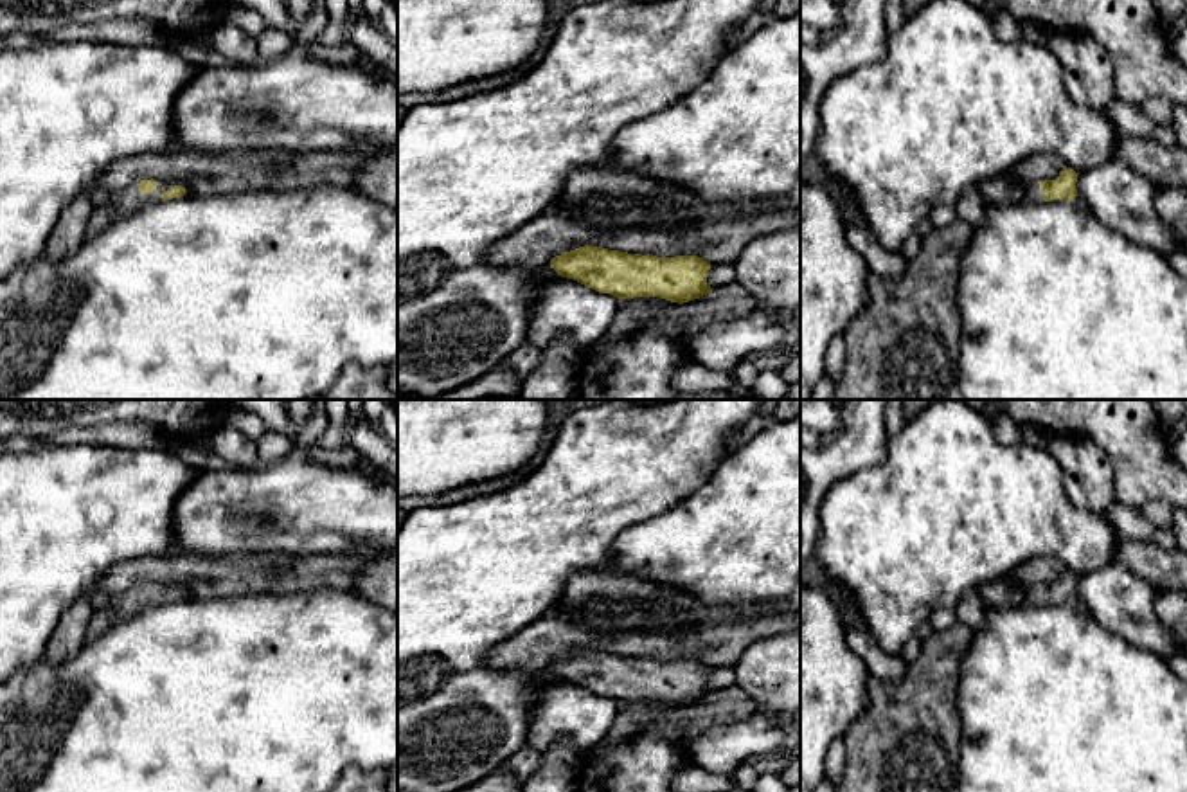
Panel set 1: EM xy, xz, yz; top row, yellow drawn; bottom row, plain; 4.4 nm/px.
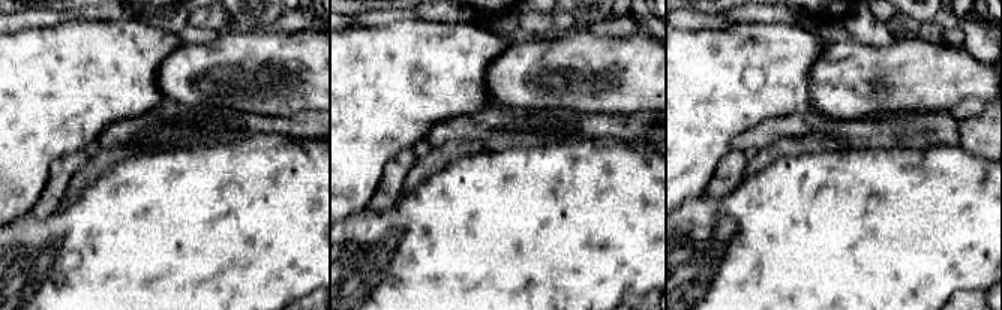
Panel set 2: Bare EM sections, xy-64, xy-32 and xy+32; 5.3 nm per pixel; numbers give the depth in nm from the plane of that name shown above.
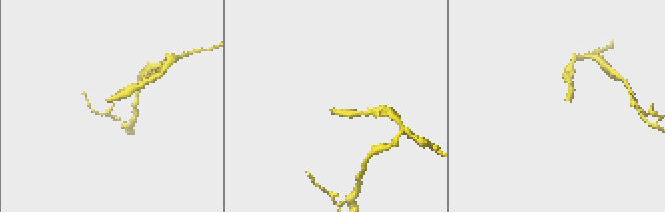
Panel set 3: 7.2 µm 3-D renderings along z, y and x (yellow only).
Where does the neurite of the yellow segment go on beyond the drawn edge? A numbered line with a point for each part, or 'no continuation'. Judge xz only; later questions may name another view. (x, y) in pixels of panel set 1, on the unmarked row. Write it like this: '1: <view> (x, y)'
no continuation

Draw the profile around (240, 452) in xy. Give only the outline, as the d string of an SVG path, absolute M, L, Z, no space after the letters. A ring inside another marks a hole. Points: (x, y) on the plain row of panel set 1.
M221 425L216 428L210 434L210 446L227 463L227 468L248 472L261 470L264 464L259 443L234 427Z

